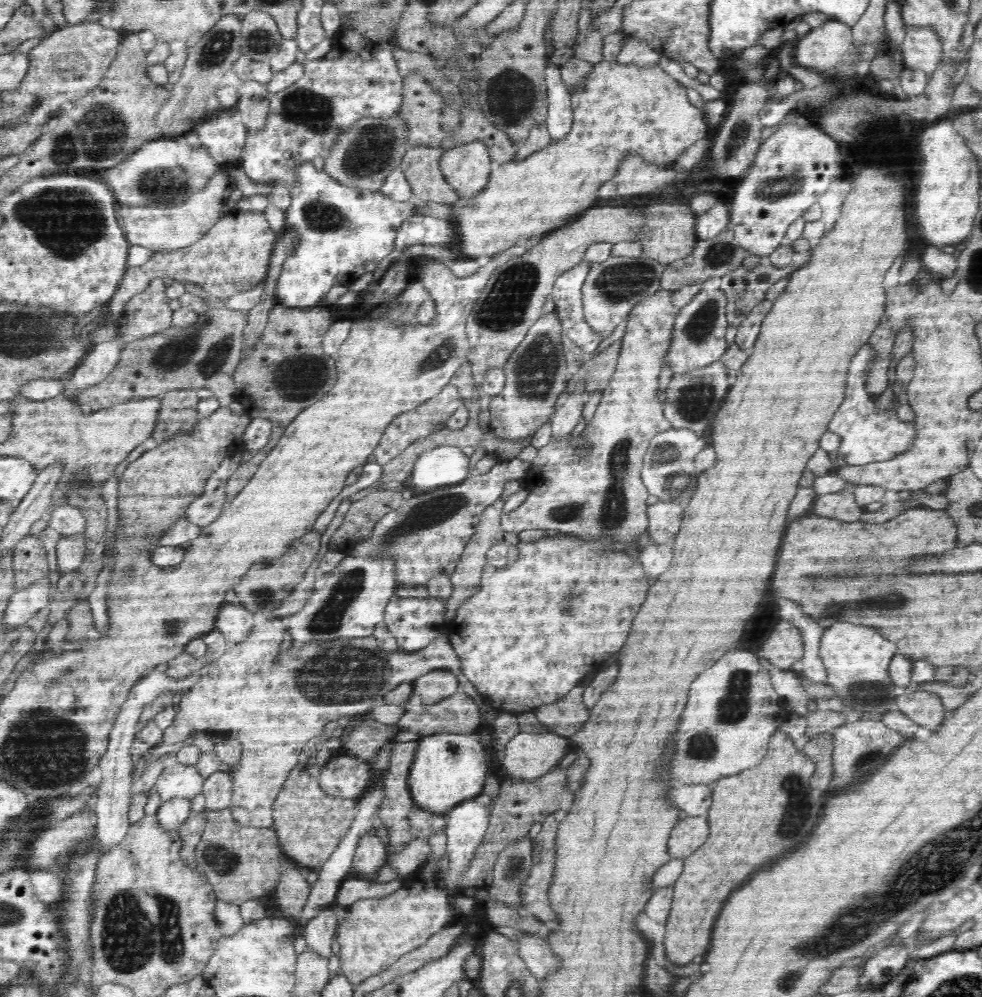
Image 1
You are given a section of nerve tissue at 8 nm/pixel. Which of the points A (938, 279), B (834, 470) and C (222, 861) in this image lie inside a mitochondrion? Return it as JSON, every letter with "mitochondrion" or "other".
{"A":"other","B":"other","C":"mitochondrion"}

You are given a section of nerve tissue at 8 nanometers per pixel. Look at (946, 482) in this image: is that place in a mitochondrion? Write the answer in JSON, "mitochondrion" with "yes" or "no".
{"mitochondrion":"no"}

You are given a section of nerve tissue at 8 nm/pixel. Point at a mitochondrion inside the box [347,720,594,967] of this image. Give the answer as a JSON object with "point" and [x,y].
{"point":[515,868]}

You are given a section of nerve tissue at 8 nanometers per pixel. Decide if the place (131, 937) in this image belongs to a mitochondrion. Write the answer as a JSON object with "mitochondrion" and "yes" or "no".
{"mitochondrion":"yes"}

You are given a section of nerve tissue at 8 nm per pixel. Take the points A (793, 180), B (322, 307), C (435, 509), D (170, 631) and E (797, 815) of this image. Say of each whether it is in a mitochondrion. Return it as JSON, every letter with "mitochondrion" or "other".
{"A":"other","B":"other","C":"mitochondrion","D":"mitochondrion","E":"mitochondrion"}

